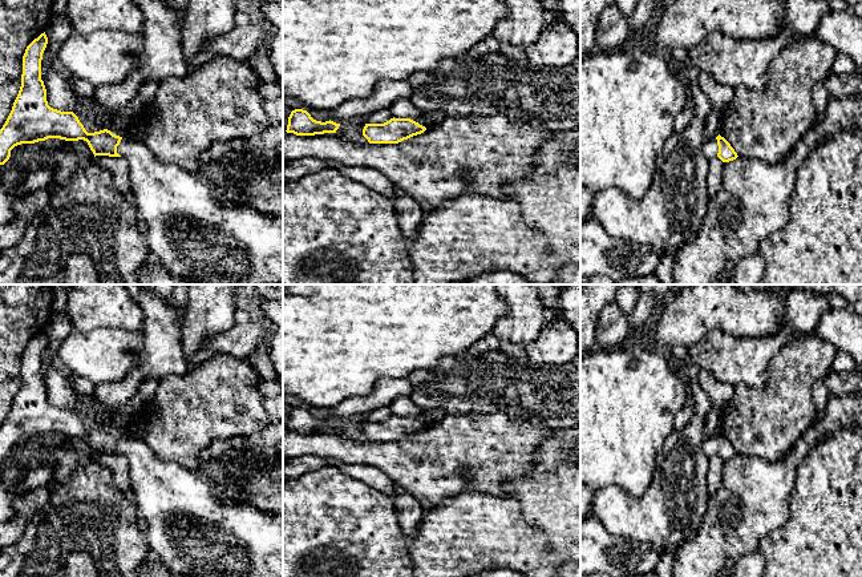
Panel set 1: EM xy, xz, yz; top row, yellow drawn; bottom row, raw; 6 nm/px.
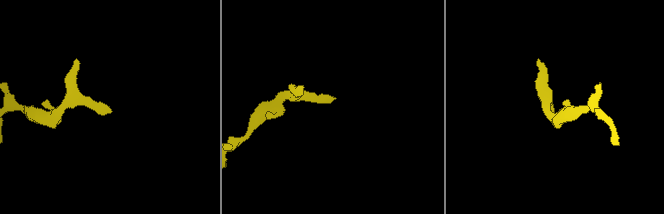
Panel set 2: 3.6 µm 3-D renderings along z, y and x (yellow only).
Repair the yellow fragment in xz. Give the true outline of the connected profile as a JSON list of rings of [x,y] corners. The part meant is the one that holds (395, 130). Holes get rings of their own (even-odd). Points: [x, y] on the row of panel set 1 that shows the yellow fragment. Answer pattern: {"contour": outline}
{"contour": [[[420,112],[414,118],[390,118],[384,124],[365,124],[363,136],[369,144],[398,144],[434,128],[438,122]]]}

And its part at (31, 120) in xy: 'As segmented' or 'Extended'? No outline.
Extended

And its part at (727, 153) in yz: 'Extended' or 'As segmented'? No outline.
Extended

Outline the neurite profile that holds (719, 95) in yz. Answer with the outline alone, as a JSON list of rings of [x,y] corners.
[[[700,72],[699,74],[699,88],[711,101],[712,108],[719,110],[725,108],[734,92],[734,88],[719,84],[711,74],[705,72]]]

